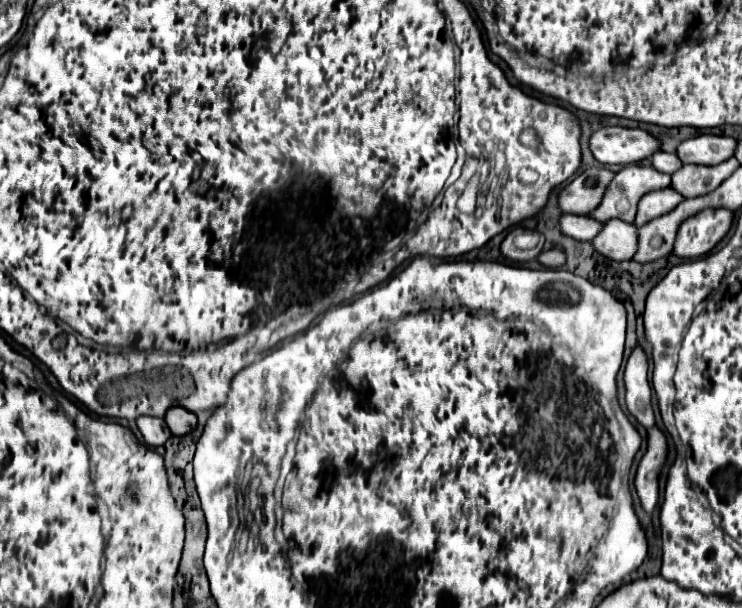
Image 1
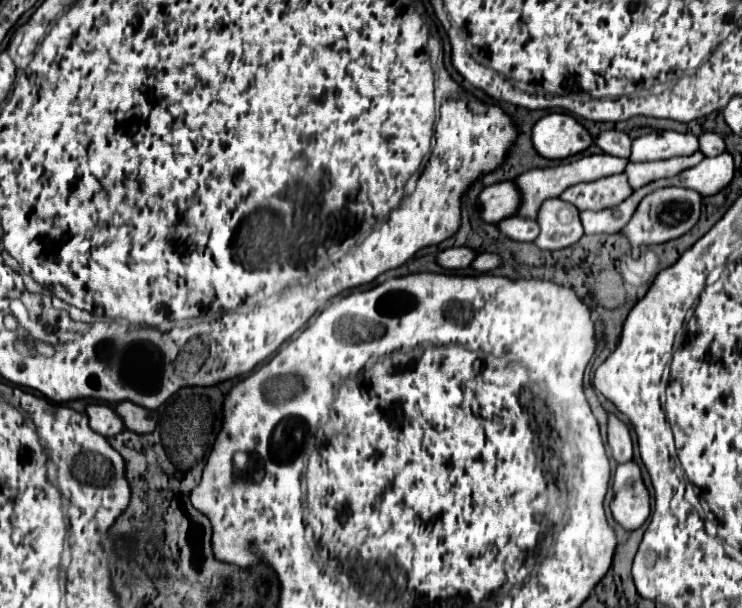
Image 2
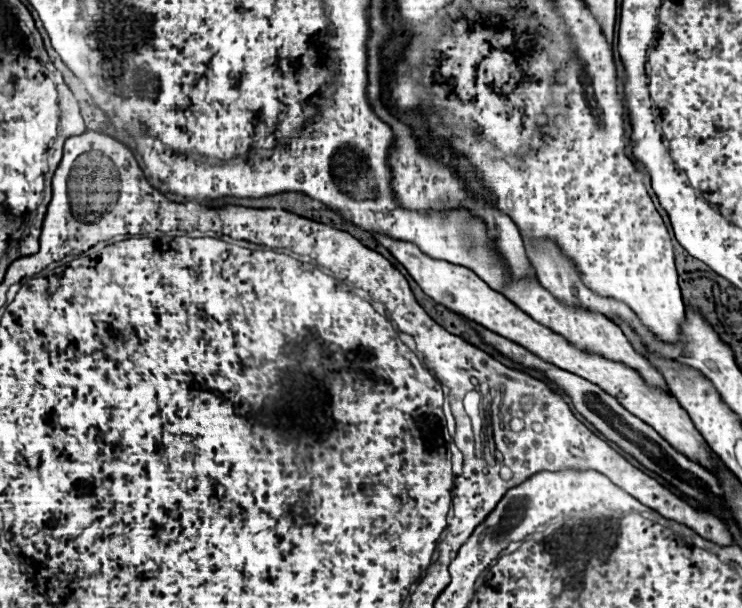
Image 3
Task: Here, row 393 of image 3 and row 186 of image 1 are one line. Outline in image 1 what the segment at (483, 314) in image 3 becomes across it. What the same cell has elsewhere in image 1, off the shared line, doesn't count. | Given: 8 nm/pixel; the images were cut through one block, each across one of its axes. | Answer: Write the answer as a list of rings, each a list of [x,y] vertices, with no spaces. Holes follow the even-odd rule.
[[[628,164],[612,178],[604,200],[590,212],[594,220],[606,222],[610,218],[620,218],[624,222],[634,222],[636,206],[642,194],[658,188],[670,186],[670,176],[654,170],[652,166]]]

